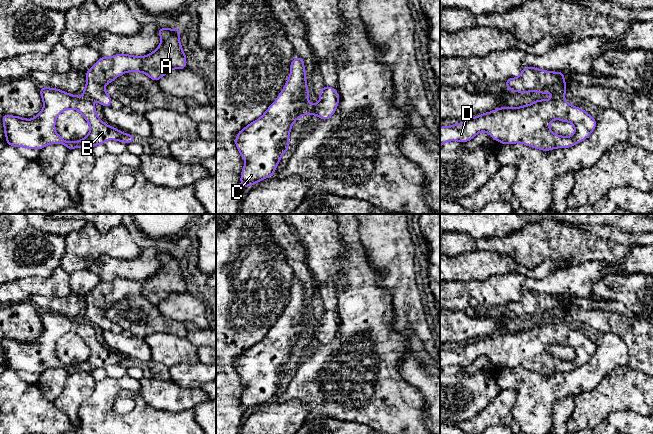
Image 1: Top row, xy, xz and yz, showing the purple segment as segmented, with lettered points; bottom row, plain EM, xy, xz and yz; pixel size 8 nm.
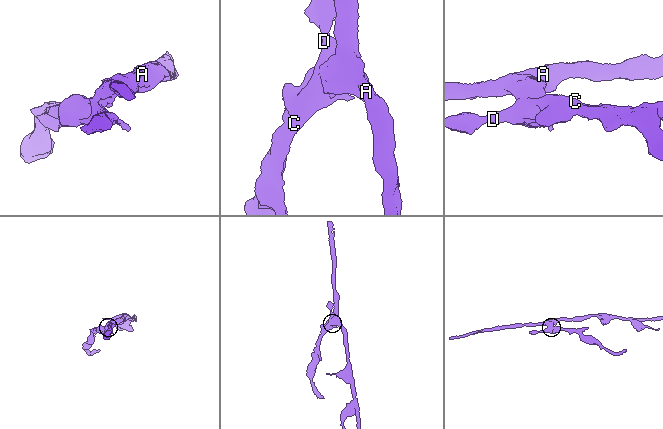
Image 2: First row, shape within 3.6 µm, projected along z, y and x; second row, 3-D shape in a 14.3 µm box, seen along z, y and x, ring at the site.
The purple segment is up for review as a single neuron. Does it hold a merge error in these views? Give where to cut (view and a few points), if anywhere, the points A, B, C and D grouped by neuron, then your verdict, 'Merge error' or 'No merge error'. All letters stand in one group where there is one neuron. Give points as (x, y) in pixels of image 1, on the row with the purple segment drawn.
Split along yz (554, 96), (563, 98). Groups: A / B C D. Merge error

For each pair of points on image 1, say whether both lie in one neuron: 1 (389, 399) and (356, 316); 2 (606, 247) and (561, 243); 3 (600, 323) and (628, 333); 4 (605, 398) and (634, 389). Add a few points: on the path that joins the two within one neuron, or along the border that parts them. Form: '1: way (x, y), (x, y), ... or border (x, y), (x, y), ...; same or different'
1: way (382, 377), (382, 359), (373, 334); same
2: way (595, 247), (572, 246); same
3: way (607, 323), (617, 323), (621, 326); same
4: way (612, 394), (620, 389), (627, 389); same

